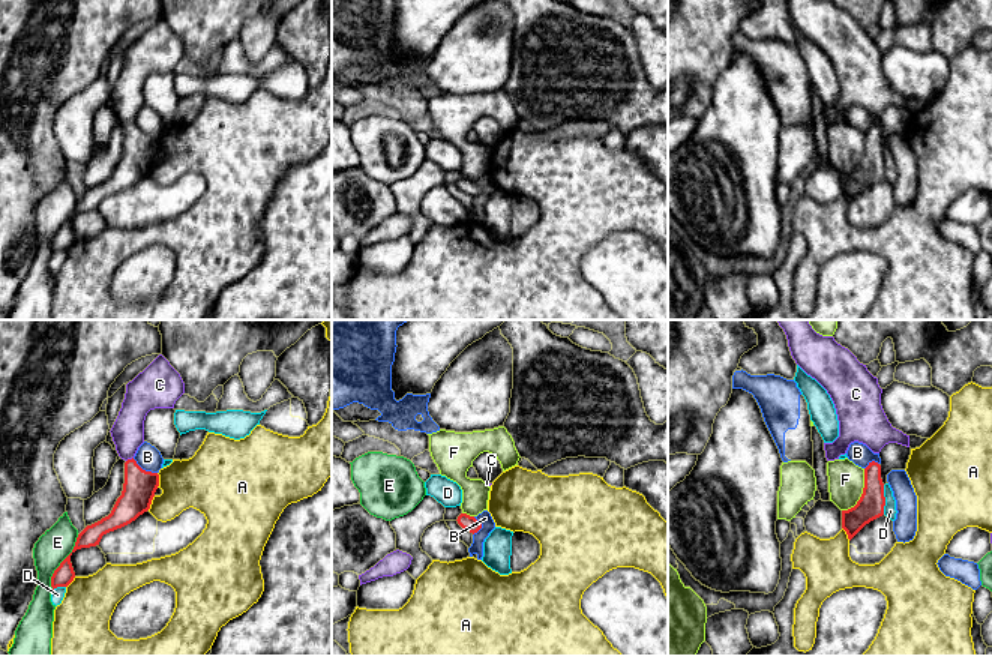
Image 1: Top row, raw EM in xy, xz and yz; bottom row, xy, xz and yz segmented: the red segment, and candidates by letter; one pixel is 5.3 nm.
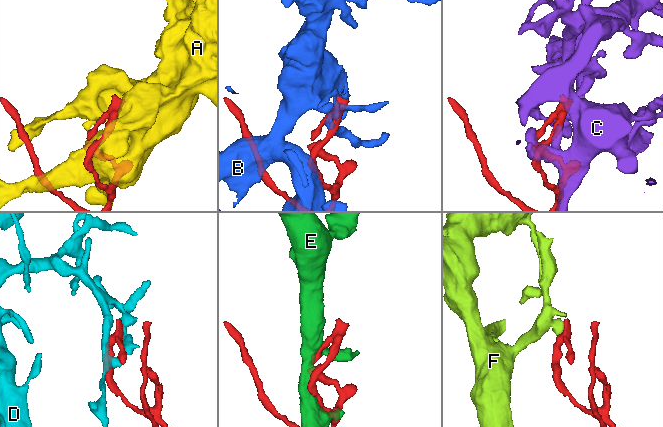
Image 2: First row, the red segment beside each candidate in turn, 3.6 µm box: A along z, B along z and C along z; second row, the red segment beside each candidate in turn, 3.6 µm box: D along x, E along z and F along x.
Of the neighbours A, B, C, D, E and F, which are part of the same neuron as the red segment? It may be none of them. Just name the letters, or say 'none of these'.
C

